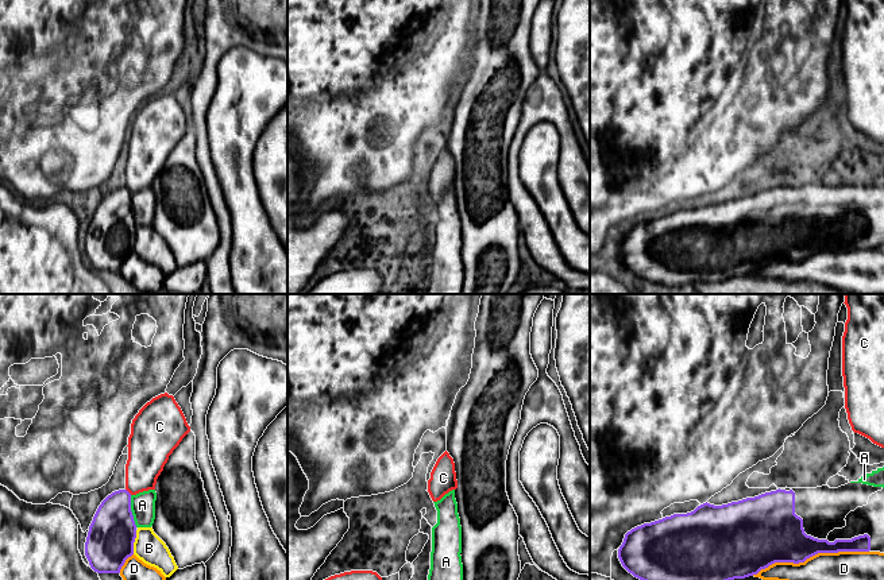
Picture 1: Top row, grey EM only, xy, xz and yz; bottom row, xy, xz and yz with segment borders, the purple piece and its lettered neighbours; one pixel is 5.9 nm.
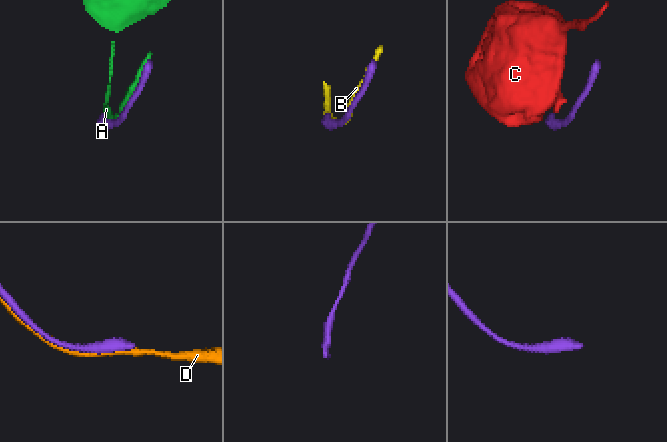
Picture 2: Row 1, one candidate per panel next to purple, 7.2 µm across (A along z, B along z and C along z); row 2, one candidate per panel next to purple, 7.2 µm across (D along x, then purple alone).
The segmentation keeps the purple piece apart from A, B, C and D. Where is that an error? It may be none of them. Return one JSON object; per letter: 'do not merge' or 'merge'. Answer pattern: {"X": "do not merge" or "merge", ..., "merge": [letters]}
{"A": "do not merge", "B": "do not merge", "C": "do not merge", "D": "do not merge", "merge": []}

